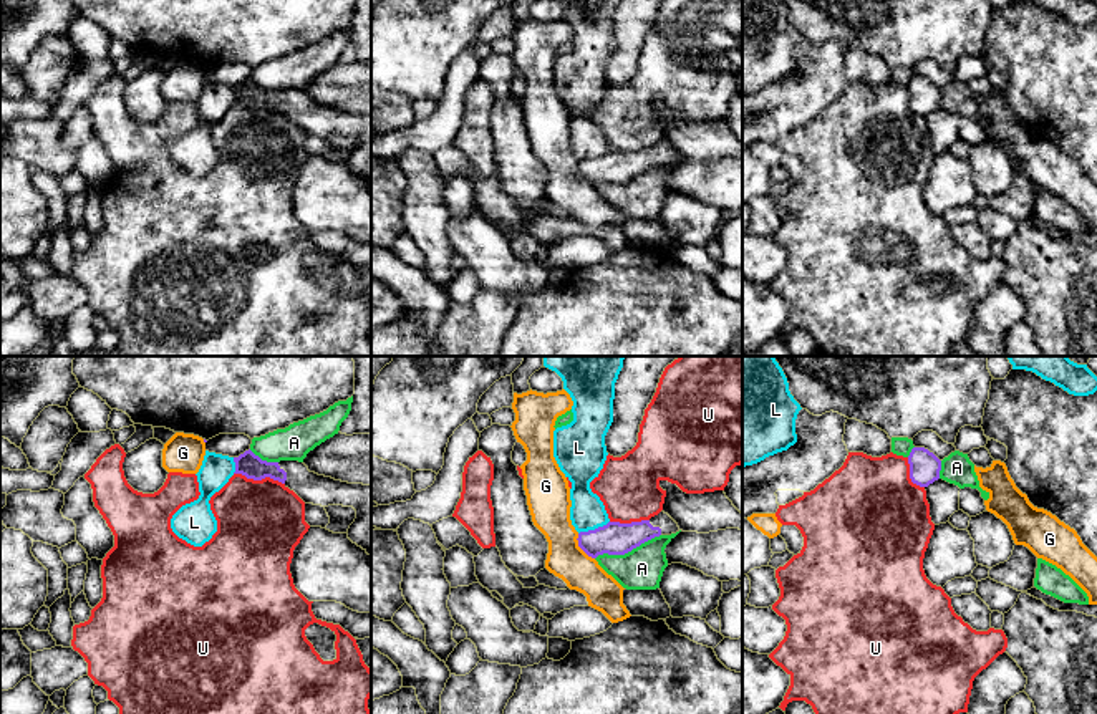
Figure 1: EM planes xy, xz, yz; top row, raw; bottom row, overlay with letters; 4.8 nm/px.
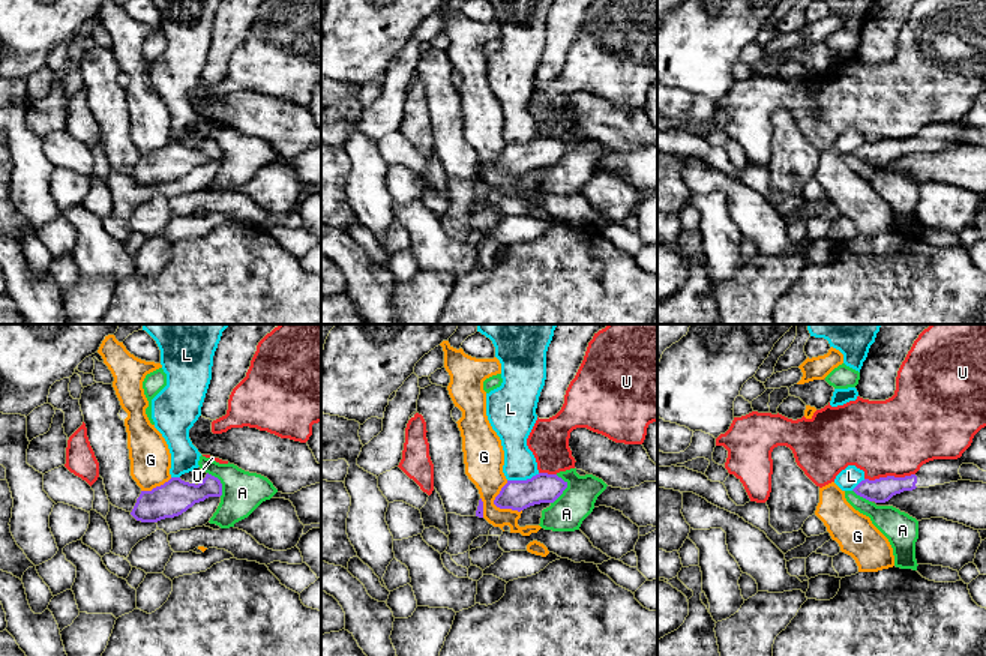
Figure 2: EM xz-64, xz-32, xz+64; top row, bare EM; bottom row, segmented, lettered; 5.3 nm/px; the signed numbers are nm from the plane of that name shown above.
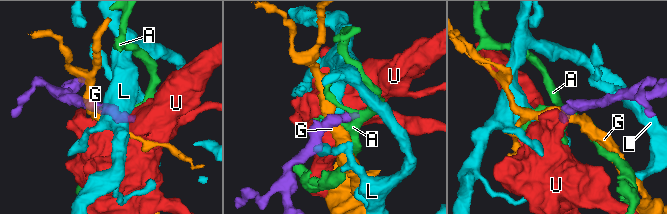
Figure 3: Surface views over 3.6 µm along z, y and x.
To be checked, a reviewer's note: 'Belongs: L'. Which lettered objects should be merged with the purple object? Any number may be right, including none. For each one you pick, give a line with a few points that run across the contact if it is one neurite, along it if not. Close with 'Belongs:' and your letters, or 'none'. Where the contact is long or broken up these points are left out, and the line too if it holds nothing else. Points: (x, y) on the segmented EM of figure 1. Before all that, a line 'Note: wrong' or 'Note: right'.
Note: wrong
Belongs: none

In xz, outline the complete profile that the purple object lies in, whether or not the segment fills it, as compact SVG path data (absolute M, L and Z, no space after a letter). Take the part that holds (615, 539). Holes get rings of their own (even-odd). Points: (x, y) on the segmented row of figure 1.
M664 512L650 520L620 523L608 522L595 530L578 533L578 547L592 558L598 555L625 555L641 543L679 532L678 523Z

